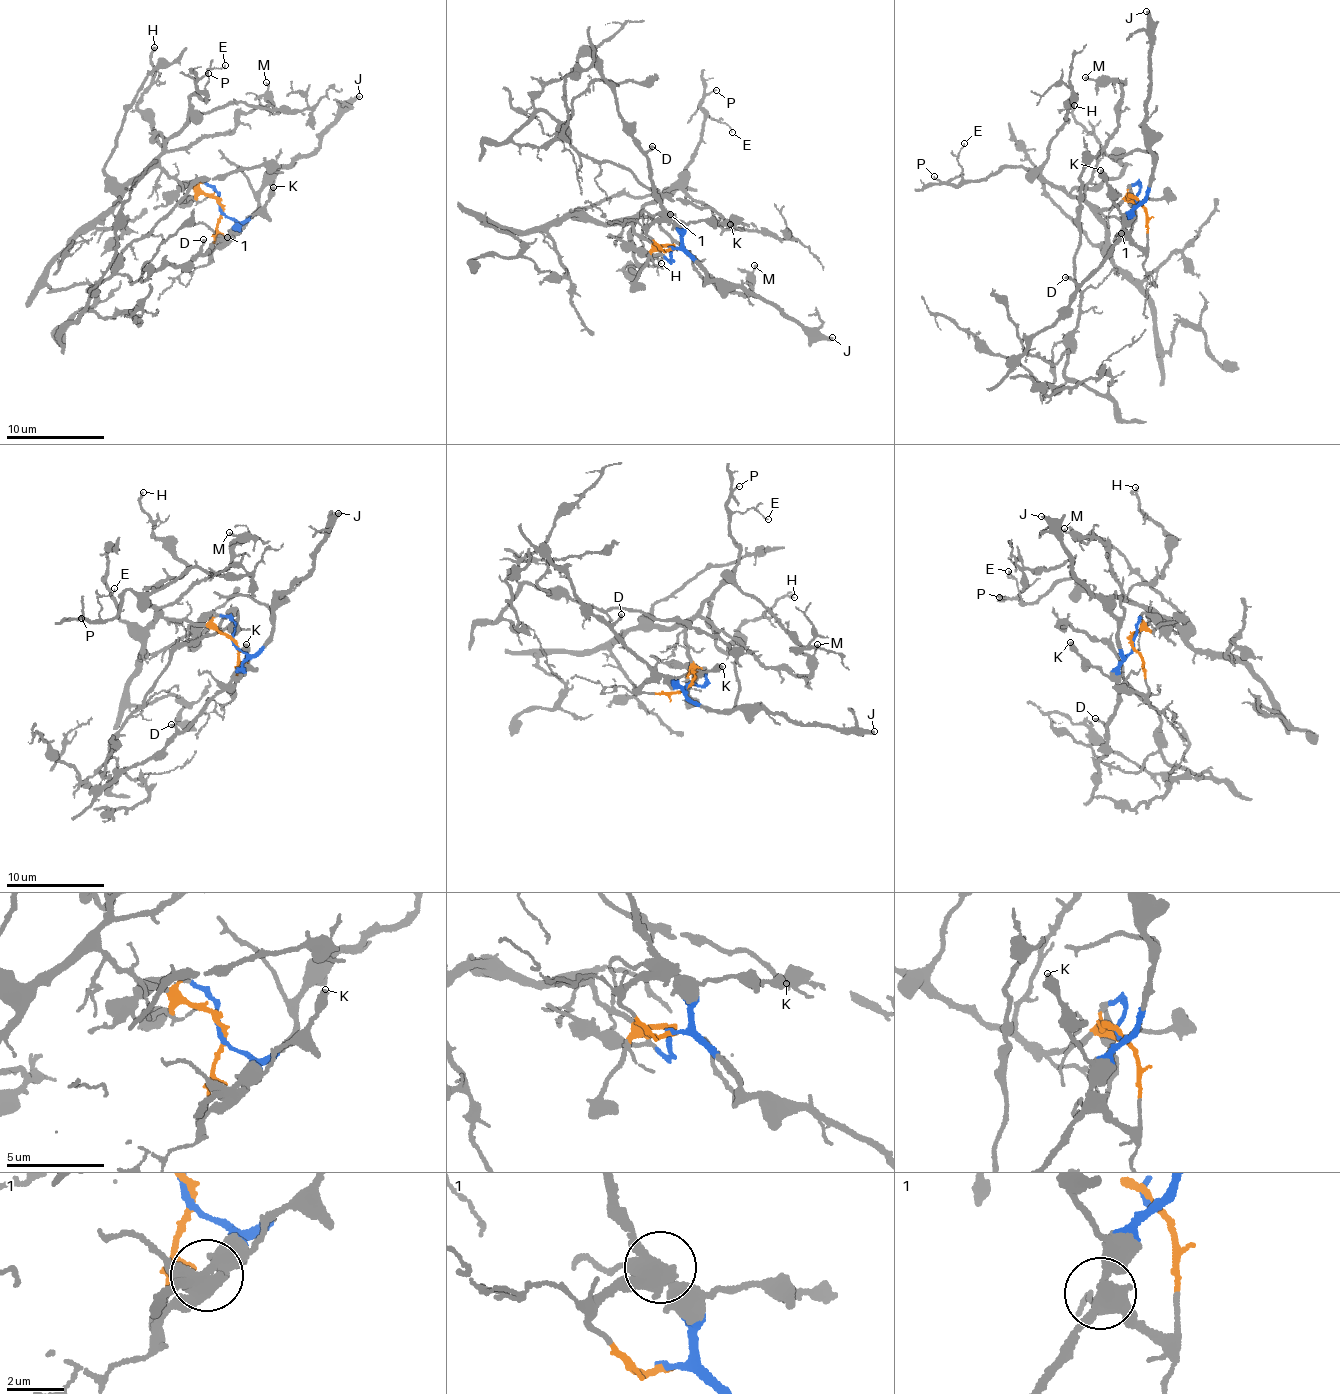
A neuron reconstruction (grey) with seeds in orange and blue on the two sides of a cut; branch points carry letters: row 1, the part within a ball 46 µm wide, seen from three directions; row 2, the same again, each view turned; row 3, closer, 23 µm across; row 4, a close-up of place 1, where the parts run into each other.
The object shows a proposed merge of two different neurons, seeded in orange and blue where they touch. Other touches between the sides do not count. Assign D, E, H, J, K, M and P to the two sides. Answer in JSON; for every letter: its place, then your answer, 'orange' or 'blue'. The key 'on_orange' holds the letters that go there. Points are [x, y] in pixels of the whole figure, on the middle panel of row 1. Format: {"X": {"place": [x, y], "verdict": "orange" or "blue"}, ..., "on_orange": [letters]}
{"D": {"place": [652, 146], "verdict": "blue"}, "E": {"place": [732, 132], "verdict": "orange"}, "H": {"place": [661, 263], "verdict": "orange"}, "J": {"place": [832, 337], "verdict": "blue"}, "K": {"place": [730, 224], "verdict": "blue"}, "M": {"place": [754, 265], "verdict": "orange"}, "P": {"place": [716, 90], "verdict": "orange"}, "on_orange": ["E", "H", "M", "P"]}

